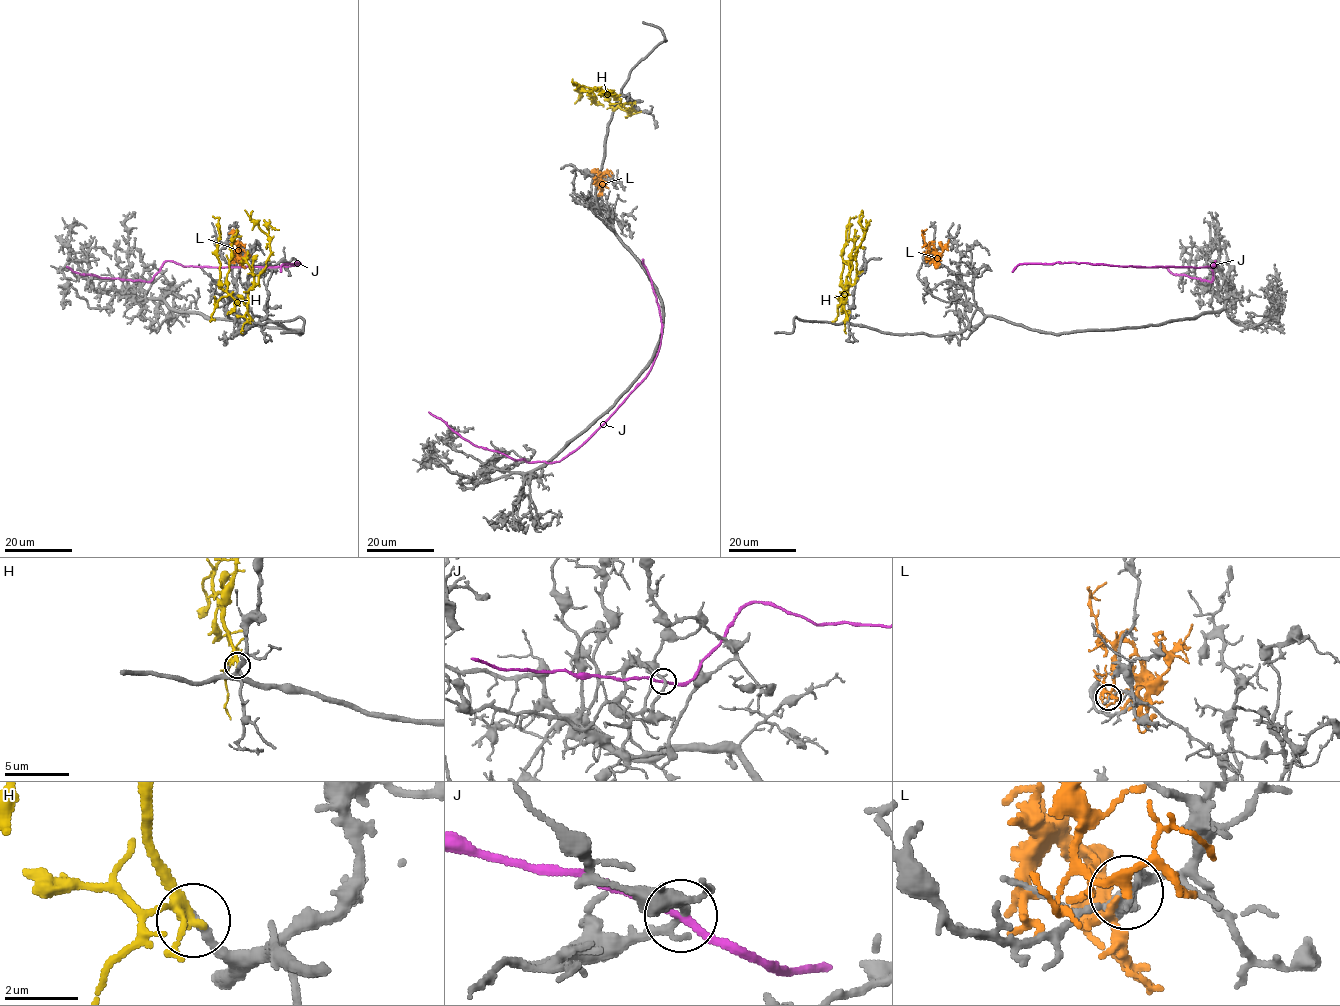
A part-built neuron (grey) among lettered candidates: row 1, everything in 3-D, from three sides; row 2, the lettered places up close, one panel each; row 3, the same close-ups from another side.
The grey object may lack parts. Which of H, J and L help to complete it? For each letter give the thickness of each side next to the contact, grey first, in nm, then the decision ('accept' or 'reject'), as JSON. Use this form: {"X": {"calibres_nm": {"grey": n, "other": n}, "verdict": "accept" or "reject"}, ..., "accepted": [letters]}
{"H": {"calibres_nm": {"grey": 240, "other": 200}, "verdict": "accept"}, "J": {"calibres_nm": {"grey": 200, "other": 180}, "verdict": "reject"}, "L": {"calibres_nm": {"grey": 160, "other": 160}, "verdict": "reject"}, "accepted": ["H"]}

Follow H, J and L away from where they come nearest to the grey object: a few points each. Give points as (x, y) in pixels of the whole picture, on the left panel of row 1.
H: (252, 319), (247, 312), (248, 290), (258, 282), (258, 274), (265, 267), (270, 250), (269, 238), (245, 210)
J: (144, 281), (150, 281), (166, 261), (184, 266), (219, 268), (300, 262), (284, 263), (281, 272)
L: (242, 259), (237, 255), (233, 229)

